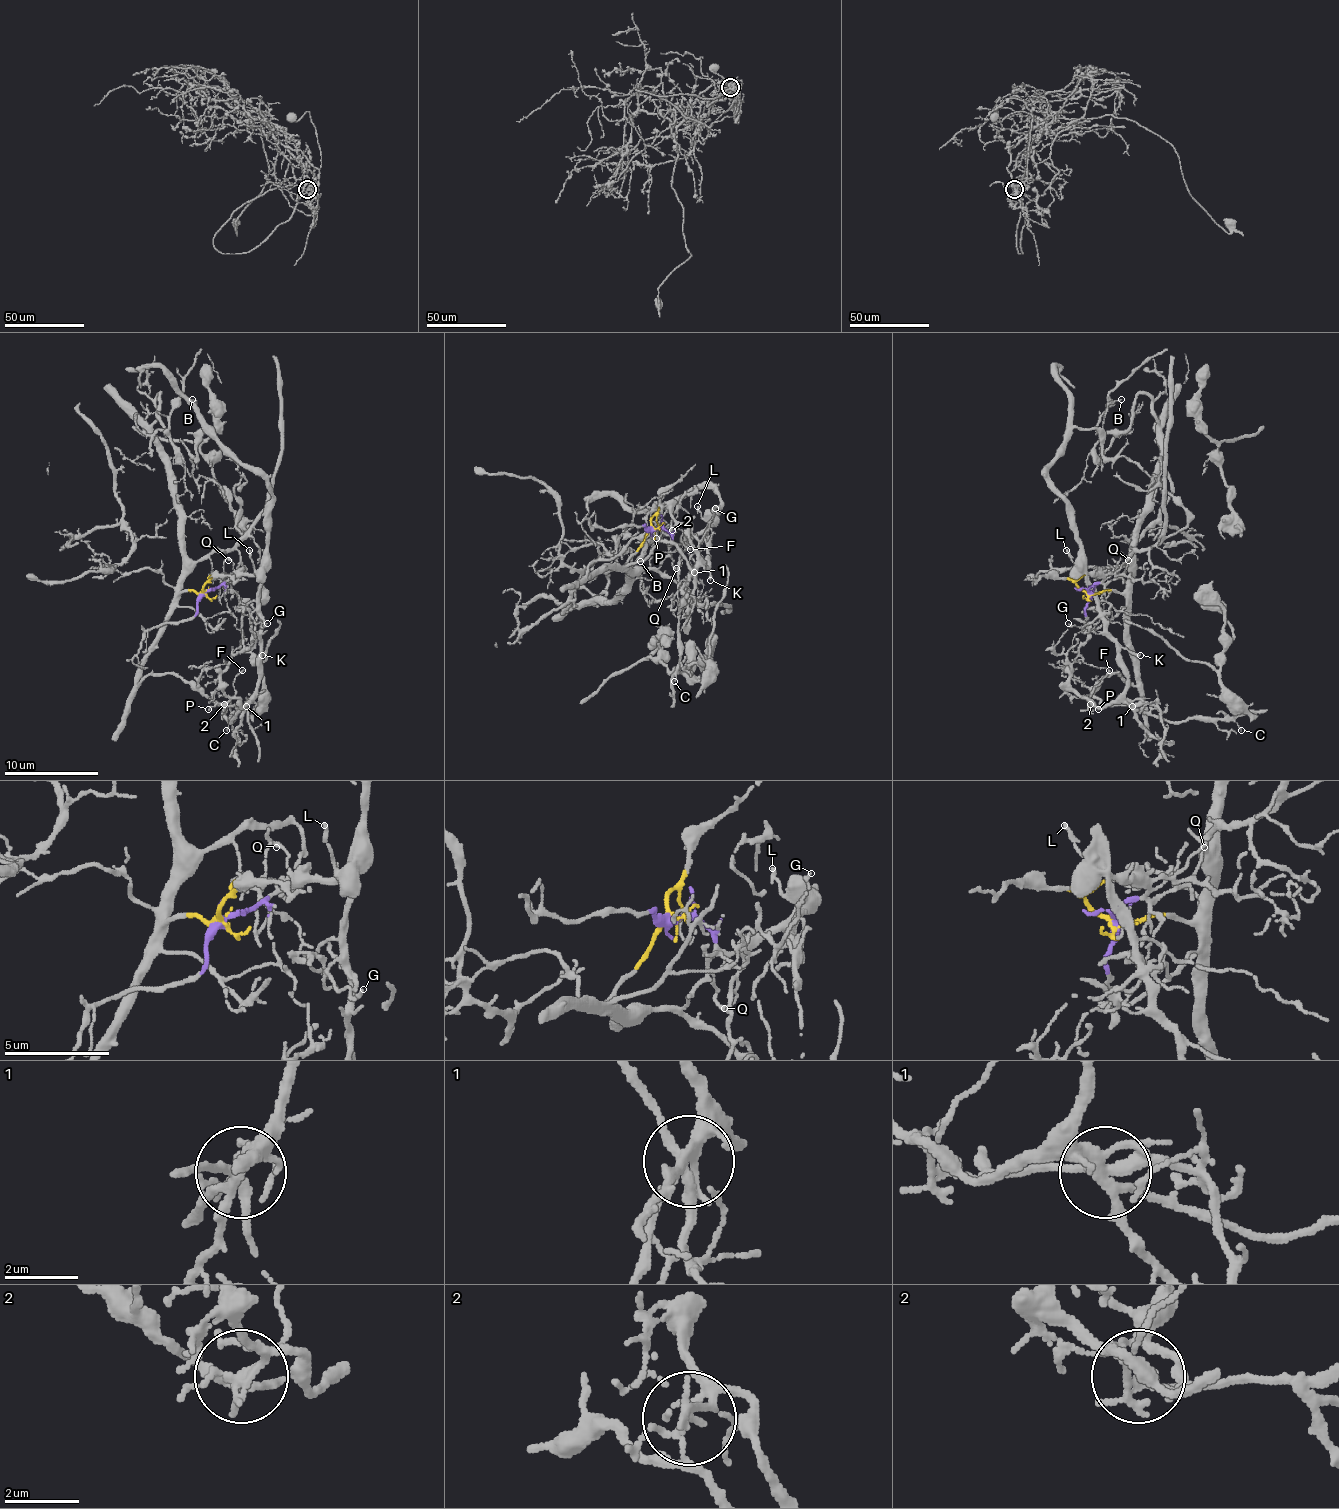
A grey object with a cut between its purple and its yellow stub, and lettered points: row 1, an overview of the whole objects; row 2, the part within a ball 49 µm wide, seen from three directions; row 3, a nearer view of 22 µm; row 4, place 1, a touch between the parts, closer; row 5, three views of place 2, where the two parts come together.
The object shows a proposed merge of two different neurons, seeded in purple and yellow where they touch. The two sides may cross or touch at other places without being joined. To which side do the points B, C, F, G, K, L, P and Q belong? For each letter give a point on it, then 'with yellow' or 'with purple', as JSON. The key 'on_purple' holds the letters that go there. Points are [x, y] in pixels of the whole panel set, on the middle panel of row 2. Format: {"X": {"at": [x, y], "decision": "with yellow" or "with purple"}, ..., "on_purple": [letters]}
{"B": {"at": [640, 561], "decision": "with purple"}, "C": {"at": [674, 681], "decision": "with purple"}, "F": {"at": [690, 549], "decision": "with purple"}, "G": {"at": [715, 508], "decision": "with purple"}, "K": {"at": [710, 580], "decision": "with purple"}, "L": {"at": [697, 506], "decision": "with purple"}, "P": {"at": [656, 538], "decision": "with purple"}, "Q": {"at": [676, 568], "decision": "with purple"}, "on_purple": ["B", "C", "F", "G", "K", "L", "P", "Q"]}

